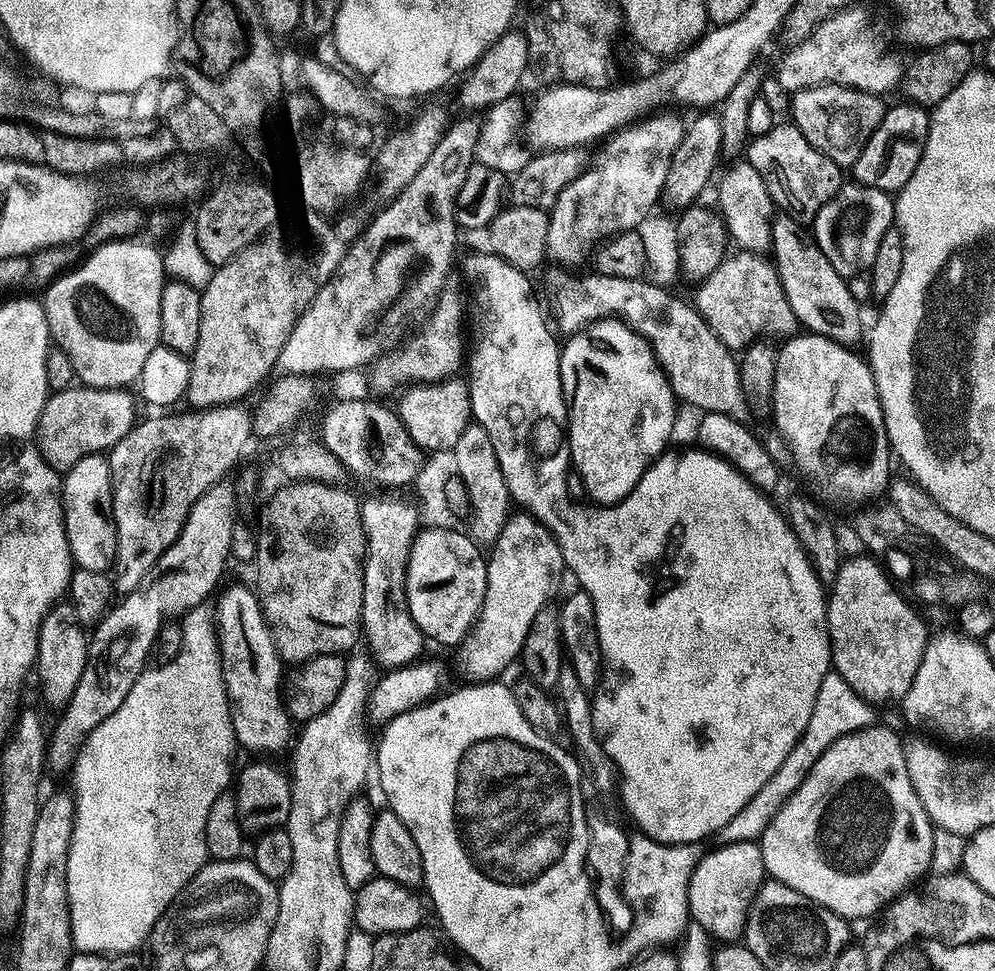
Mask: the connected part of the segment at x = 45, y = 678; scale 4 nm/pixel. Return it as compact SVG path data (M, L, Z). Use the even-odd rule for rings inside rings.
M61 602L48 612L39 628L39 646L36 652L34 672L43 700L55 710L63 709L73 697L74 689L88 661L88 636L81 626L75 608Z

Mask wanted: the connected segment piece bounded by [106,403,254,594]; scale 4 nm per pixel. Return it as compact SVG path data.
M239 403L227 406L187 410L177 416L156 414L149 420L141 419L107 453L106 459L112 475L112 517L116 523L116 562L114 565L114 588L117 593L127 594L135 590L150 574L150 570L162 558L162 554L178 538L194 502L210 490L219 480L229 475L241 463L240 455L253 439L252 417L249 409L240 408Z

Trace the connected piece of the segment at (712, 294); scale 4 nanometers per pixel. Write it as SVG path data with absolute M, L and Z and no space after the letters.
M738 250L725 257L718 270L705 279L699 288L695 307L709 324L713 332L731 351L740 352L757 340L772 338L768 336L791 337L798 328L796 316L788 302L785 290L781 283L775 265L764 260L765 257L754 252Z

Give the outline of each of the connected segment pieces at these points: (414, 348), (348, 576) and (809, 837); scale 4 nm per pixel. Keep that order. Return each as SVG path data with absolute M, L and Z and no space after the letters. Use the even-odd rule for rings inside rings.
M447 294L439 297L436 309L432 312L432 317L428 320L428 325L421 330L417 336L412 336L405 342L401 348L396 348L385 351L383 355L375 361L372 372L372 388L376 392L392 392L395 388L403 389L405 386L415 386L418 384L435 384L442 380L455 377L456 372L461 371L462 365L466 360L466 348L464 352L464 336L460 333L460 319L463 318L464 312L460 309L460 300L456 296L446 296Z
M288 482L283 485L268 500L262 512L264 518L264 533L260 536L260 541L256 544L256 584L254 591L256 597L260 599L260 609L264 612L264 621L268 624L268 629L272 635L272 641L276 647L276 652L285 665L299 666L316 656L335 656L337 654L348 654L362 636L362 594L364 593L364 557L368 555L368 543L364 537L364 527L360 517L361 501L356 500L352 492L347 492L347 487L334 484L309 484L307 482Z
M873 726L838 738L838 742L834 742L834 746L830 746L830 750L826 750L826 754L822 754L822 758L818 758L818 762L814 762L814 766L810 770L810 774L806 774L802 786L798 786L798 790L794 790L794 794L790 794L790 798L784 803L782 810L778 810L778 814L772 819L770 826L766 826L758 843L762 850L765 873L771 879L798 890L798 894L806 894L806 898L826 906L834 914L843 916L845 920L855 922L859 916L873 915L872 917L875 917L877 913L887 908L897 896L903 896L913 885L925 879L926 873L932 866L933 831L932 819L926 814L926 810L910 782L910 774L906 770L902 736L899 736L892 728Z

